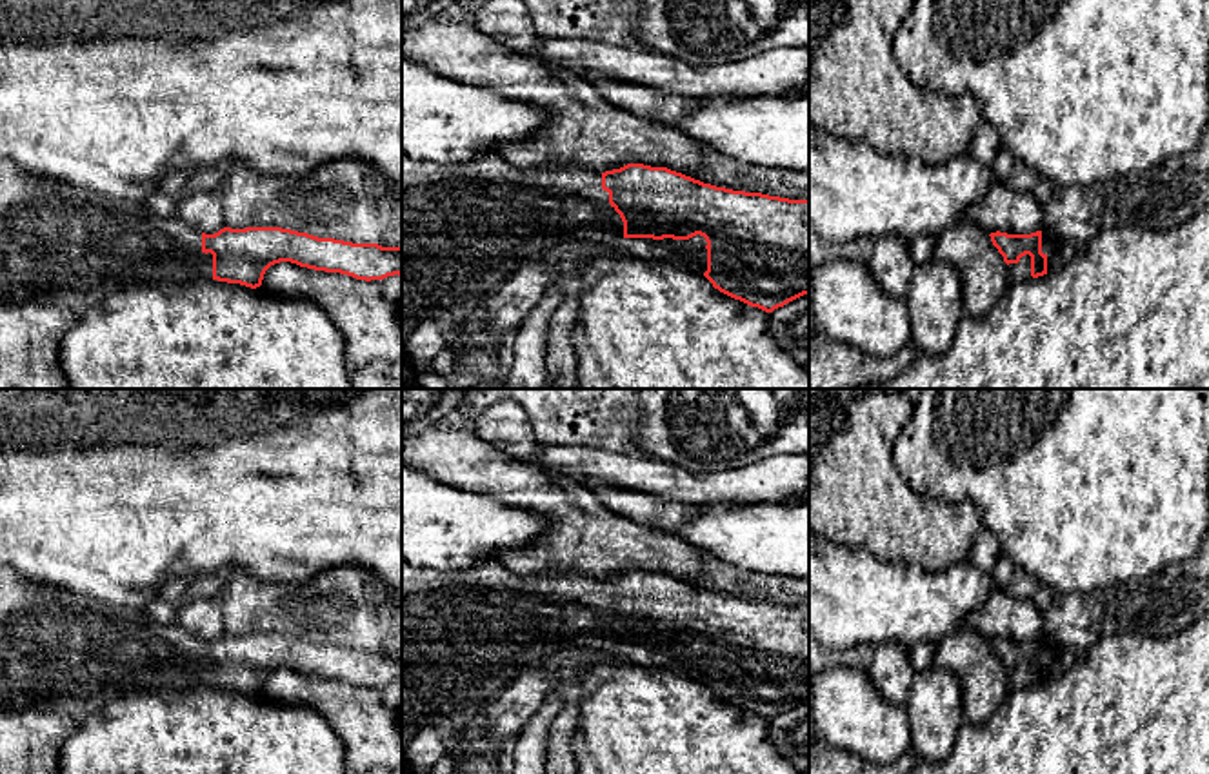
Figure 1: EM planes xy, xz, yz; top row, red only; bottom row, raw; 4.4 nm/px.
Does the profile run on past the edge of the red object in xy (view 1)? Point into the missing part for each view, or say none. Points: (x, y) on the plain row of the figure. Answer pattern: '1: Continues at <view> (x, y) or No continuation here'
1: Continues at xy (57, 651)

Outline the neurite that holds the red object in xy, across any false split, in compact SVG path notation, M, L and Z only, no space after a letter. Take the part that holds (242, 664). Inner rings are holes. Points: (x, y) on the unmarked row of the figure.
M0 565L0 714L51 707L85 716L124 692L160 687L218 687L256 696L265 678L280 669L365 689L402 683L402 654L318 645L282 634L224 634L205 641L178 623L160 625L131 609L96 609L89 598L78 600L71 590Z

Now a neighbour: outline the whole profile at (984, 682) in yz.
M960 627L936 643L931 669L949 669L960 678L965 721L987 721L1009 694L1009 674L991 643Z

